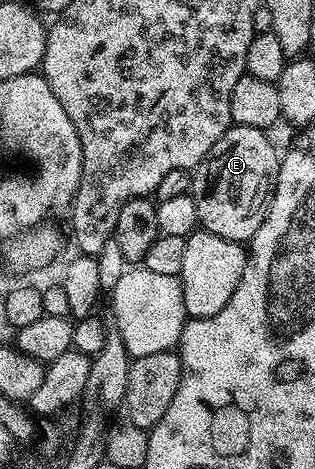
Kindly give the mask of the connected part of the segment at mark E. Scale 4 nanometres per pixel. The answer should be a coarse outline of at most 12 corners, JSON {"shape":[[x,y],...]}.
{"shape":[[233,124],[197,165],[204,231],[248,242],[263,226],[279,151]]}

